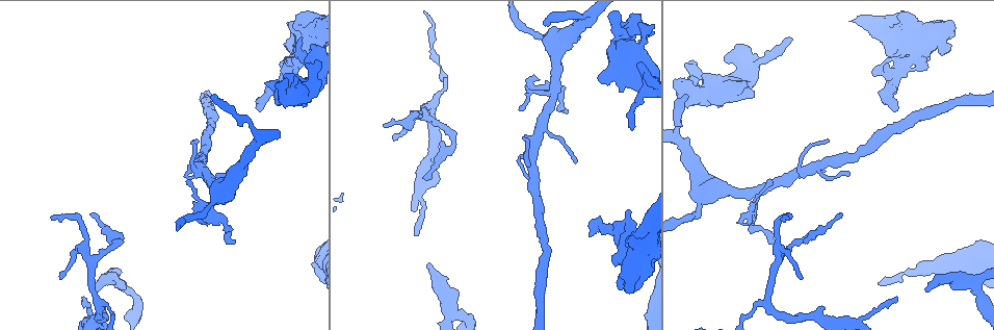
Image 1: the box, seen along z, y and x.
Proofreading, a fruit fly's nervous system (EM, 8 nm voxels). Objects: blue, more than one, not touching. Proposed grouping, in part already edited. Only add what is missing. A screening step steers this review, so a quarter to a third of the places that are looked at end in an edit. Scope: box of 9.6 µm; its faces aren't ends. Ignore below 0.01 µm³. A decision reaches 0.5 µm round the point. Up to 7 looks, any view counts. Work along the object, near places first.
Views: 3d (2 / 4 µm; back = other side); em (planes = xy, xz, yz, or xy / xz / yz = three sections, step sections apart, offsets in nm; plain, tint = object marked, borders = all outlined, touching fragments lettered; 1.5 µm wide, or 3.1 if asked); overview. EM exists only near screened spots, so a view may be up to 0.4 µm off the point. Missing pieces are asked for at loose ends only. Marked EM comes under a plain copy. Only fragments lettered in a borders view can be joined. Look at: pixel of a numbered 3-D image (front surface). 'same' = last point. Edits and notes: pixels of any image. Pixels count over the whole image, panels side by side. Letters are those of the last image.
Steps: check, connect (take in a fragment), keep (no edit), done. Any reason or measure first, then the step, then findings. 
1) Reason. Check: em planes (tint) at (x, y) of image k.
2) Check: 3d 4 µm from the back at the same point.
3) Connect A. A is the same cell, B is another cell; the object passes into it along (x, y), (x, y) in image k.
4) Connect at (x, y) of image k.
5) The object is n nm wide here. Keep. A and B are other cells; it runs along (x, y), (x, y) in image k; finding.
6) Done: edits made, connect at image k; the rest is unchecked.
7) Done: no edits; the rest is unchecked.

Tapers out. Check: 3d 4 µm at (84, 298) of image 1.

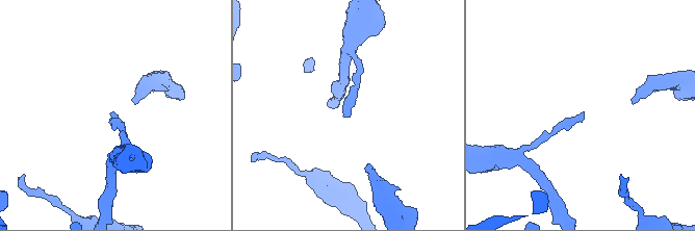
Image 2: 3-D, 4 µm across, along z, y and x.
Check: em yz step 4 (tint) at (581, 114) of image 2.

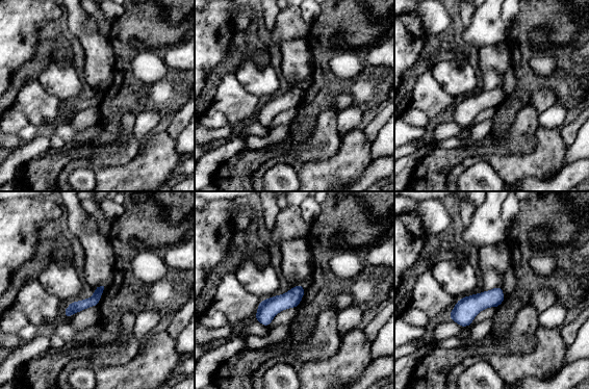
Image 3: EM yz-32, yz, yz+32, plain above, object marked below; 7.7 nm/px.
Cut it another way. Check: em planes (borders) at the same point.

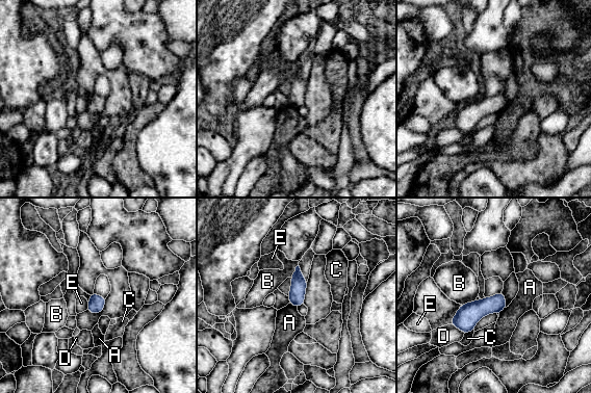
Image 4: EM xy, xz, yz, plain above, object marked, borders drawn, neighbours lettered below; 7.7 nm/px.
The object is 130 nm wide here; the longest contact is with D, 140 nm. Keep. A, B, C, D and E are other cells; no lettered fragment goes on from it.

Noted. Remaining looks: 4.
Thin end. Check: 3d 4 µm at (848, 171) of image 1.

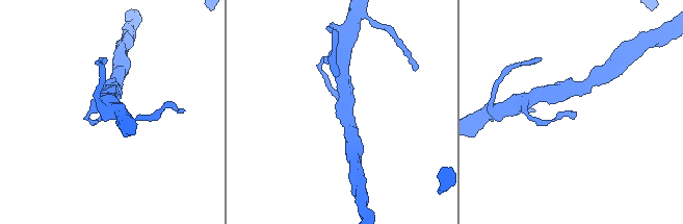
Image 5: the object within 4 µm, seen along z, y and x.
Check: em xy step 8 (tint) at (574, 112) of image 5.

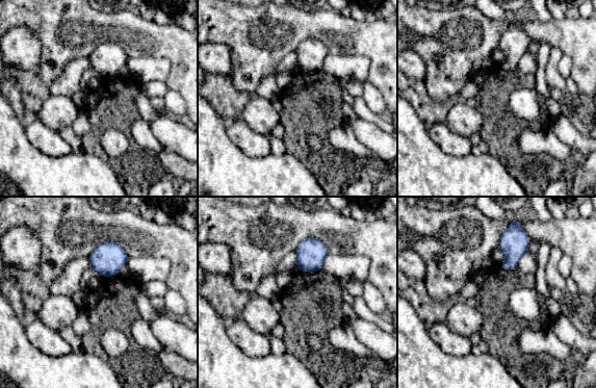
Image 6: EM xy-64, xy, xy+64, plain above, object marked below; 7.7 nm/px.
Check: em planes (borders) at the same point.

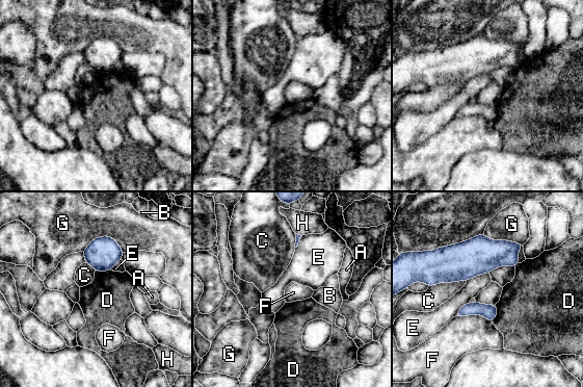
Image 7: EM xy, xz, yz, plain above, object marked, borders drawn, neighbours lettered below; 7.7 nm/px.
Keep. A, B, C, D, E, F, G and H are other cells; a border runs along (455, 315), (481, 314), (492, 321) in image 7; none of them fits.

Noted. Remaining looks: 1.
Done: no edits; the rest is unchecked.

